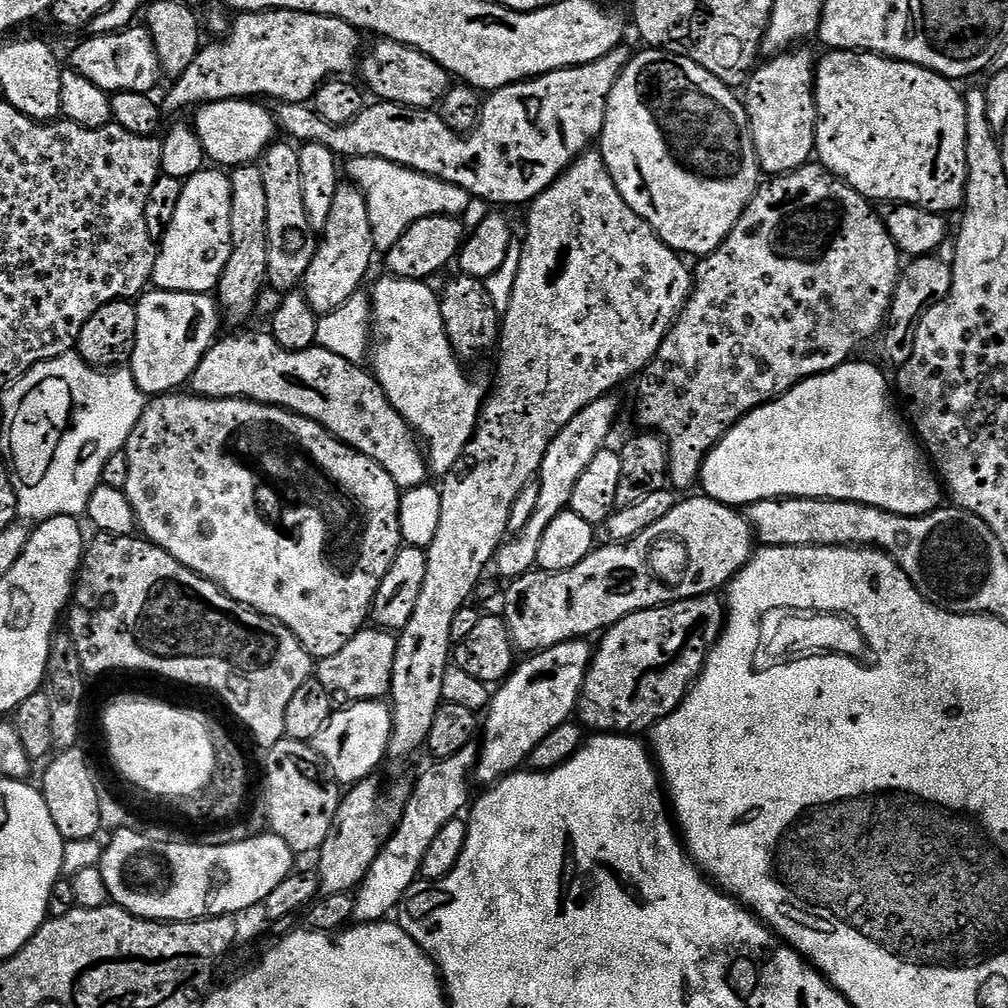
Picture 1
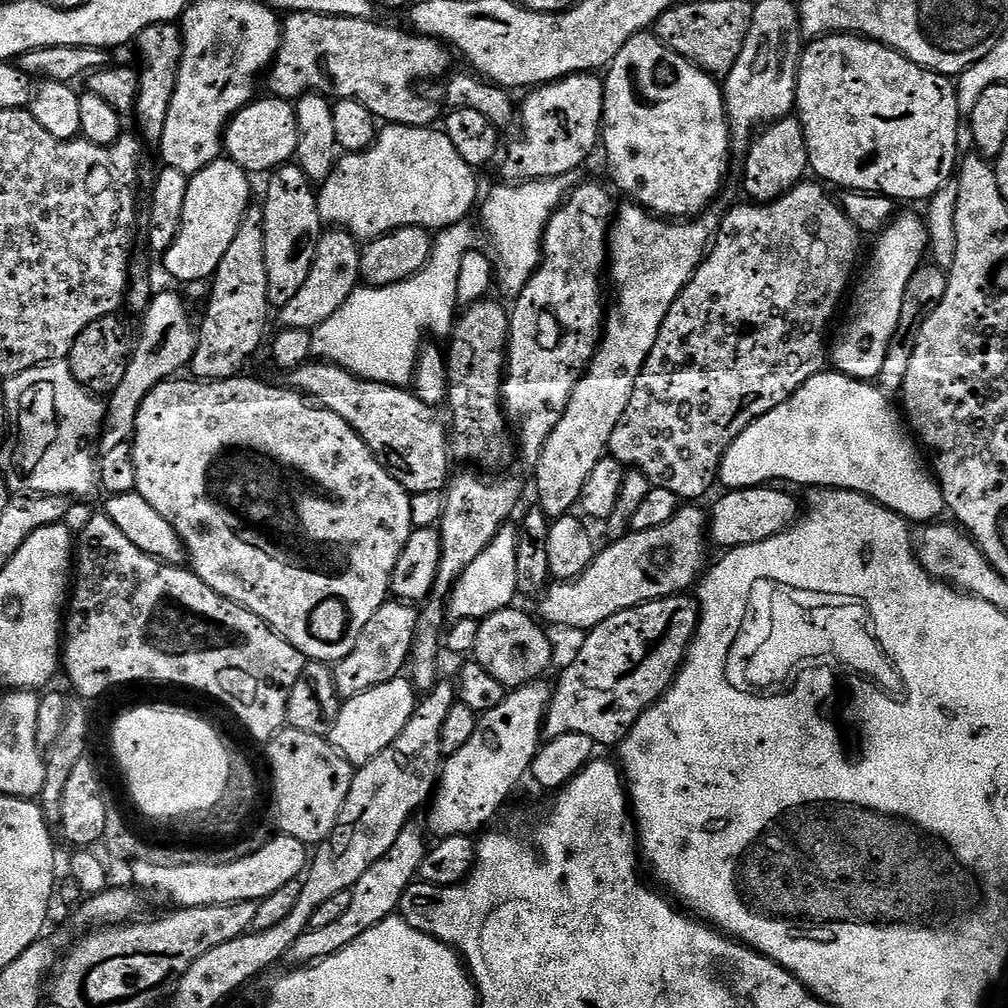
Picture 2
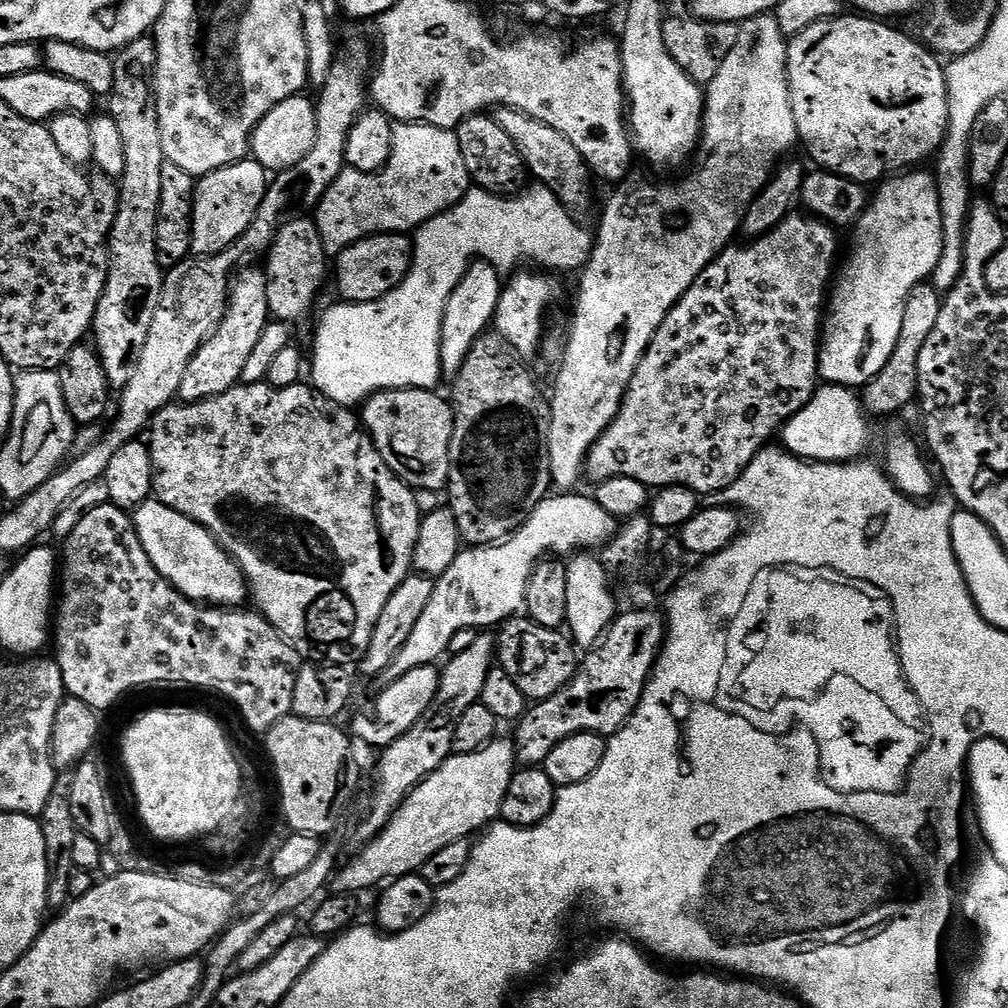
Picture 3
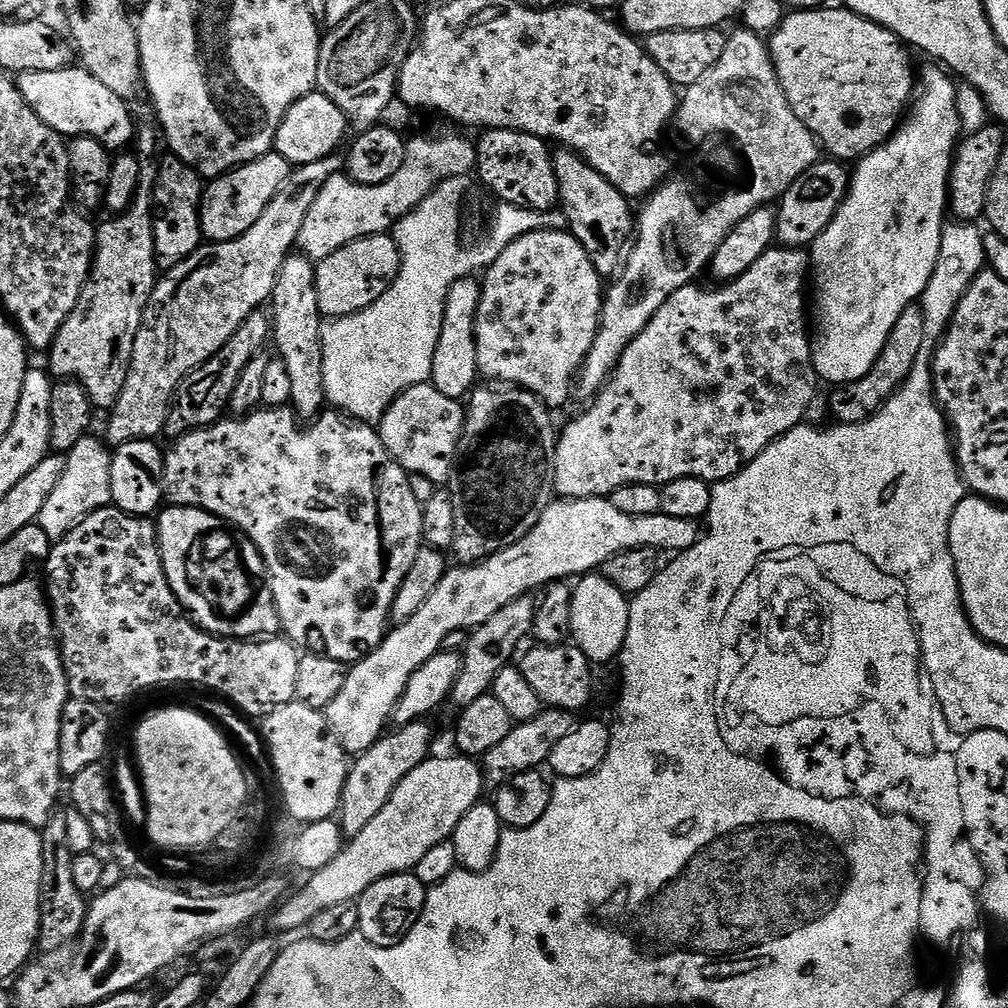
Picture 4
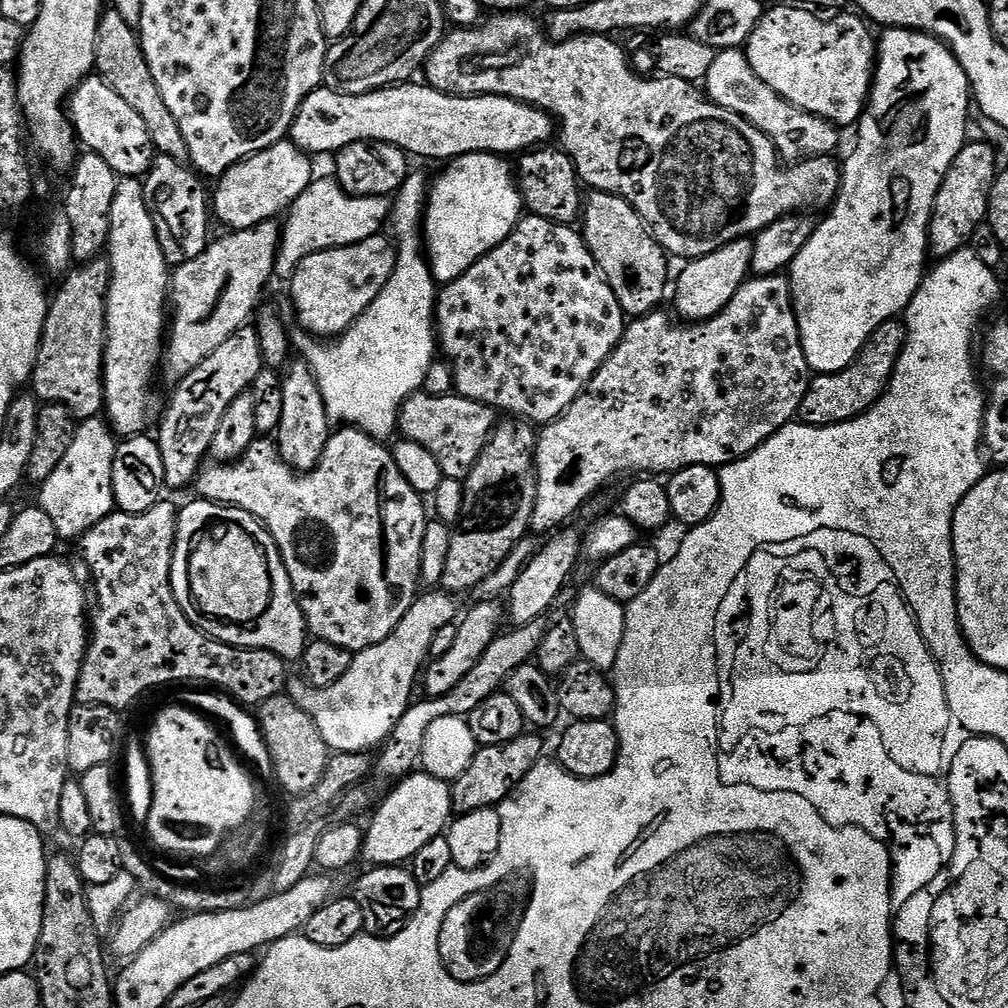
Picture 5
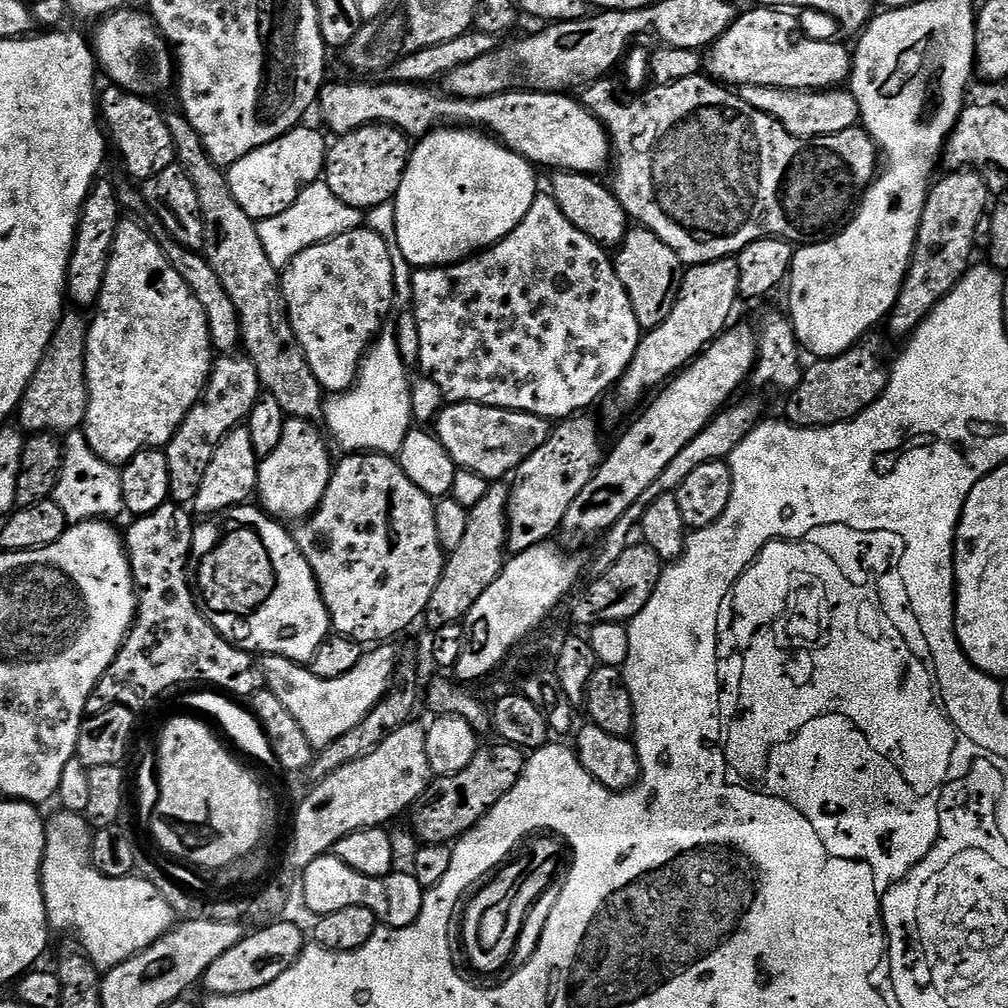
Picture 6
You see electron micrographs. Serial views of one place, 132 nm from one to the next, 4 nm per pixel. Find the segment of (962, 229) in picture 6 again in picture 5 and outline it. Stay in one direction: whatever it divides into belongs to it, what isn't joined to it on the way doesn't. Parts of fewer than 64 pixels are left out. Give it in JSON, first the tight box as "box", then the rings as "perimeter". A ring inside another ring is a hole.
{"box":[928,143,998,258],"perimeter":[[[965,143],[958,158],[954,158],[934,202],[932,221],[928,227],[928,247],[936,258],[950,256],[969,247],[974,230],[988,219],[990,190],[998,175],[996,152],[988,144],[972,143]]]}

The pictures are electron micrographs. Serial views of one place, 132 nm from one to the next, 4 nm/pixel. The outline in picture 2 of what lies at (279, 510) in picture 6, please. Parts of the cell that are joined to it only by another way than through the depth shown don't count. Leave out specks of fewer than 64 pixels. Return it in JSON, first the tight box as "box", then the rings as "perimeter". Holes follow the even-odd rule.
{"box":[264,162,322,310],"perimeter":[[[289,162],[275,169],[267,177],[268,189],[264,192],[264,245],[266,246],[266,278],[268,303],[278,310],[302,290],[310,278],[316,244],[322,235],[322,221],[318,210],[317,189],[299,163]]]}

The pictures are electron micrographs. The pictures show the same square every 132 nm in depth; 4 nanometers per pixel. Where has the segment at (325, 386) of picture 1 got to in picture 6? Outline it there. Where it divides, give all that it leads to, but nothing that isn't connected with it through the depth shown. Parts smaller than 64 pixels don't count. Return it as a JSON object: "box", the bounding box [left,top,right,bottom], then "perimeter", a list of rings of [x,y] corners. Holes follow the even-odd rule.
{"box":[434,403,553,482],"perimeter":[[[453,403],[440,409],[434,426],[435,437],[440,440],[457,469],[478,474],[489,482],[500,482],[511,477],[516,467],[526,462],[526,458],[530,458],[542,442],[546,442],[553,429],[549,421],[534,414],[485,404]]]}

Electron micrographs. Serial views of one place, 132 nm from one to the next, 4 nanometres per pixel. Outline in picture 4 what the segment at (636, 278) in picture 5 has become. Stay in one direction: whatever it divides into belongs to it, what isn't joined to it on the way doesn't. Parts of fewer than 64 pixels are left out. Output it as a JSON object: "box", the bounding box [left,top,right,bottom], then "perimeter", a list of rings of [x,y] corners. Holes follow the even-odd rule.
{"box":[552,150,634,278],"perimeter":[[[560,150],[553,155],[552,161],[556,167],[558,178],[558,190],[560,191],[559,207],[564,213],[564,219],[572,235],[578,238],[578,242],[590,254],[590,262],[600,271],[601,277],[612,278],[621,271],[626,259],[626,249],[634,236],[634,208],[630,205],[629,197],[623,196],[598,170],[594,170],[584,160],[581,160],[571,150]]]}

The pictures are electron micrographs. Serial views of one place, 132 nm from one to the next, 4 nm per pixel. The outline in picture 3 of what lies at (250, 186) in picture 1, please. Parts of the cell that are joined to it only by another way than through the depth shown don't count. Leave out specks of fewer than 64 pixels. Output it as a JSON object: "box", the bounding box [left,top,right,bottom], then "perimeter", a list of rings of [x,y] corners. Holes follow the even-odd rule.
{"box":[178,267,270,404],"perimeter":[[[241,267],[235,273],[230,284],[228,309],[216,332],[190,358],[190,366],[186,366],[186,374],[182,374],[182,386],[178,396],[185,404],[197,404],[206,398],[214,398],[218,394],[226,394],[226,390],[235,388],[242,378],[242,369],[250,359],[250,353],[262,338],[262,330],[270,323],[270,313],[266,302],[265,269]]]}

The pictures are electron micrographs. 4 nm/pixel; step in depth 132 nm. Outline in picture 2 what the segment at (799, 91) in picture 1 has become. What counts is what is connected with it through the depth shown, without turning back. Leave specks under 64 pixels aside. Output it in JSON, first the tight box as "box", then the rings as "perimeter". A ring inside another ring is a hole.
{"box":[744,119,809,204],"perimeter":[[[799,119],[773,120],[748,145],[744,162],[744,192],[749,201],[769,204],[796,187],[809,175],[808,151]]]}

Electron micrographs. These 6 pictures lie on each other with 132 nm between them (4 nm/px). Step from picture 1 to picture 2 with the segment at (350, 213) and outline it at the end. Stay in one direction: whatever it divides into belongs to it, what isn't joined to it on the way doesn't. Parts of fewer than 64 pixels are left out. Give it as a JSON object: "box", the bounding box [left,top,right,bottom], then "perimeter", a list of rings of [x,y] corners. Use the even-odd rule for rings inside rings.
{"box":[278,230,360,330],"perimeter":[[[328,230],[321,235],[316,244],[314,262],[310,266],[310,278],[306,278],[302,290],[286,302],[286,306],[278,309],[278,322],[280,328],[307,328],[314,330],[326,322],[346,306],[350,294],[355,292],[360,279],[360,249],[356,237],[343,230]]]}

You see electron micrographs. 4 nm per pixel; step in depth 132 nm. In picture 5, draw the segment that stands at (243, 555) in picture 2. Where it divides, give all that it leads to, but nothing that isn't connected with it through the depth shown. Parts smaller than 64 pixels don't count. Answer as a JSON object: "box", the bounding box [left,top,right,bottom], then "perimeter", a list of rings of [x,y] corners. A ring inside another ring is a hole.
{"box":[194,426,430,654],"perimeter":[[[340,426],[328,437],[326,450],[315,470],[301,474],[280,457],[280,452],[271,439],[258,438],[250,446],[246,455],[241,456],[235,463],[220,462],[212,466],[216,468],[205,467],[196,477],[194,485],[195,495],[199,499],[213,500],[216,504],[227,504],[229,508],[241,508],[250,514],[254,514],[254,518],[264,521],[265,528],[274,538],[280,556],[284,559],[284,565],[290,574],[290,582],[294,586],[296,597],[300,599],[300,608],[304,611],[304,621],[308,623],[309,633],[315,639],[334,642],[334,646],[342,646],[347,652],[353,654],[382,642],[396,629],[398,622],[402,622],[402,618],[410,610],[410,606],[418,599],[416,587],[421,587],[422,584],[420,579],[422,538],[426,534],[426,526],[430,519],[429,513],[424,513],[424,502],[426,500],[423,495],[412,488],[410,482],[406,480],[402,471],[395,464],[393,453],[384,447],[385,445],[381,441],[361,432],[359,428]]]}

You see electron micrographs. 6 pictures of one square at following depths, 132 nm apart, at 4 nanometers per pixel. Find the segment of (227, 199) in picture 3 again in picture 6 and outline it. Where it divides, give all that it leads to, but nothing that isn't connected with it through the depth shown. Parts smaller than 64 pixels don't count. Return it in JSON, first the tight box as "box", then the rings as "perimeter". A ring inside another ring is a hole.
{"box":[227,127,330,220],"perimeter":[[[304,127],[291,128],[286,134],[274,138],[274,142],[258,146],[258,150],[246,154],[246,158],[234,162],[227,169],[228,185],[234,194],[234,202],[238,202],[238,206],[242,206],[242,210],[246,210],[252,220],[265,220],[274,218],[274,214],[282,214],[282,210],[292,205],[294,198],[298,198],[306,185],[321,179],[330,144],[327,139],[324,141],[325,133],[319,127]]]}

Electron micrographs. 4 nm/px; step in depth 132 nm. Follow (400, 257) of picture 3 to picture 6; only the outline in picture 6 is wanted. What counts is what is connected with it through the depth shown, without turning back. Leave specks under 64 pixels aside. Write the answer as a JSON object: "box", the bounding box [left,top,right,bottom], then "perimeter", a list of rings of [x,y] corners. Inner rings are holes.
{"box":[280,226,398,393],"perimeter":[[[361,226],[346,234],[338,234],[338,238],[318,242],[318,246],[310,246],[310,250],[302,250],[302,254],[283,269],[280,291],[284,294],[292,329],[306,354],[306,362],[310,362],[310,370],[314,370],[314,378],[318,378],[325,393],[344,392],[356,383],[360,363],[385,327],[384,319],[392,308],[392,299],[398,295],[392,253],[377,232]]]}

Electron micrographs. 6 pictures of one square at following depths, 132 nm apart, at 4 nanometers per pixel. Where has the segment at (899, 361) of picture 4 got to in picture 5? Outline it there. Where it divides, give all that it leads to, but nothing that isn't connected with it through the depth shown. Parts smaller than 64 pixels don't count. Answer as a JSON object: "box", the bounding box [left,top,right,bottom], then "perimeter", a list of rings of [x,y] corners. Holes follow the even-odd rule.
{"box":[798,319,908,428],"perimeter":[[[903,319],[887,320],[886,323],[868,339],[854,363],[840,372],[825,372],[811,377],[806,398],[798,413],[801,424],[825,428],[828,424],[841,424],[861,416],[874,407],[884,397],[888,384],[892,381],[892,372],[896,369],[896,357],[902,354],[908,340],[908,330]]]}

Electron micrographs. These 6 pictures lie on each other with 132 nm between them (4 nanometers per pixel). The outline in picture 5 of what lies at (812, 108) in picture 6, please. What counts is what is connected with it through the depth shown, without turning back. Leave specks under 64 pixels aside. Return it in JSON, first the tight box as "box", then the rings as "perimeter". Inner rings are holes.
{"box":[706,48,841,162],"perimeter":[[[739,48],[717,51],[714,66],[710,66],[706,81],[706,95],[718,106],[746,118],[755,128],[768,135],[781,161],[799,162],[813,160],[816,156],[832,156],[840,144],[841,129],[837,125],[806,110],[795,108],[777,92],[770,90],[770,86],[766,86],[766,82],[756,76],[747,55]]]}

